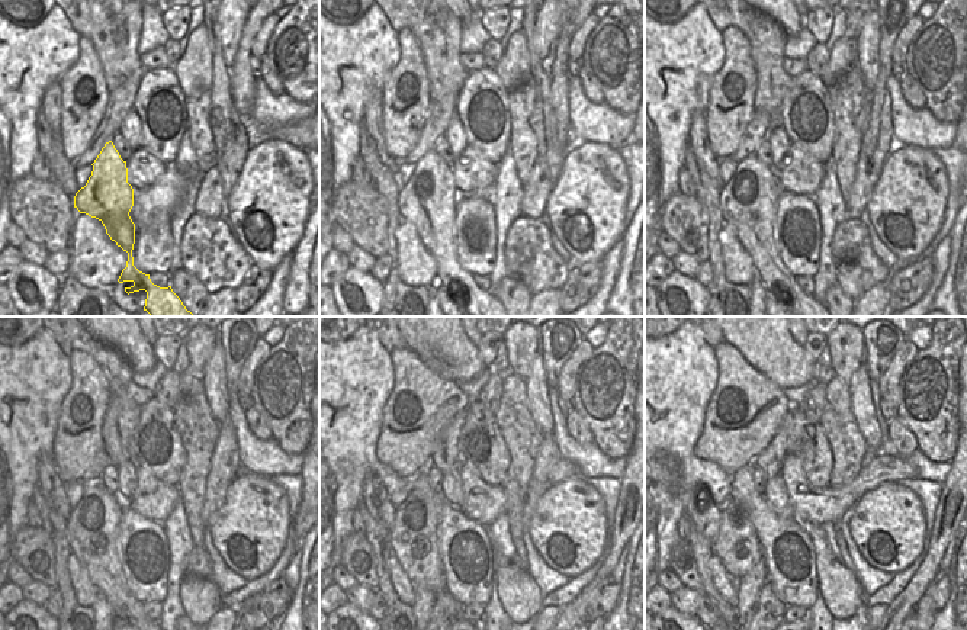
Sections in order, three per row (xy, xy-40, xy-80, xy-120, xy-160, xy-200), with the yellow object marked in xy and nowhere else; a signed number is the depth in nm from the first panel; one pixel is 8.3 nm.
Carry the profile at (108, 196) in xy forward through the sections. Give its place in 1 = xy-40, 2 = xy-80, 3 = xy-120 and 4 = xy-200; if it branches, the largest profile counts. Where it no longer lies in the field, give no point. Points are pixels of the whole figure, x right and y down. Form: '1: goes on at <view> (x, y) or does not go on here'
1: goes on at xy-40 (429, 198)
2: goes on at xy-80 (749, 201)
3: goes on at xy-120 (93, 524)
4: goes on at xy-200 (738, 546)

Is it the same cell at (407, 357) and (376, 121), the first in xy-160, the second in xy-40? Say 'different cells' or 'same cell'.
different cells

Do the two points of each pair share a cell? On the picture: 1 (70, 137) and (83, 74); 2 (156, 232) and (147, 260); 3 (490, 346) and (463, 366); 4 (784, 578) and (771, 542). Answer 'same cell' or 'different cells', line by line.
1: same cell
2: same cell
3: different cells
4: same cell

